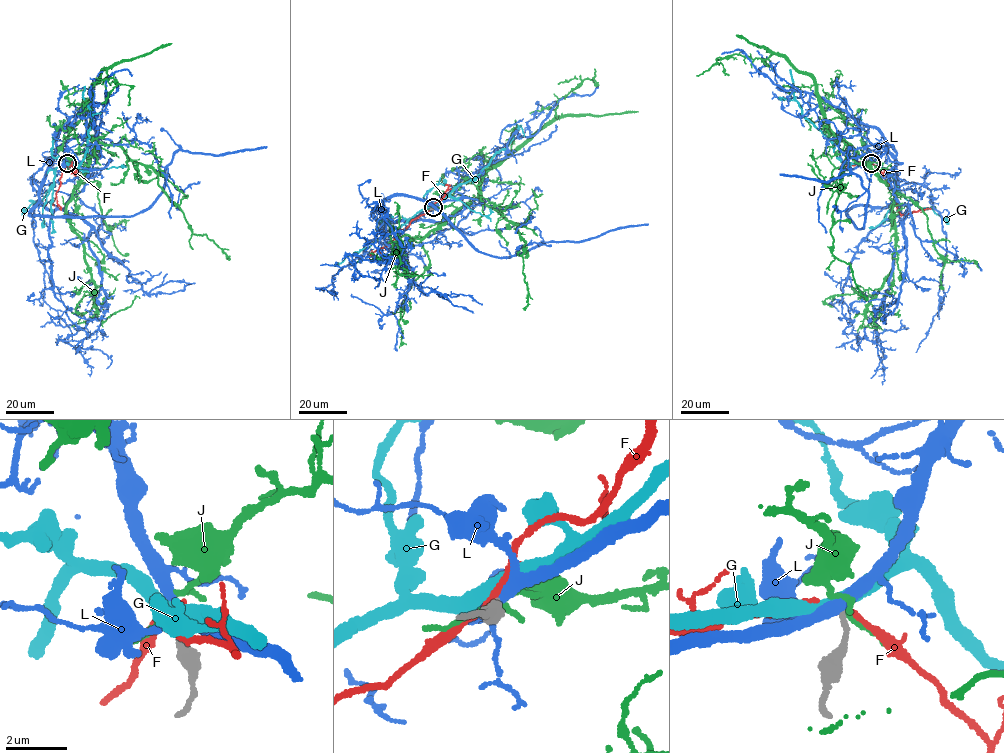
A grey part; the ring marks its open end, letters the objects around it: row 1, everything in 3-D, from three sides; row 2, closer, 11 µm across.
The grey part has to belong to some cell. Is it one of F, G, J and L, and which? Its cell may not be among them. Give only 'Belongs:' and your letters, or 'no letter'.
Belongs: no letter

